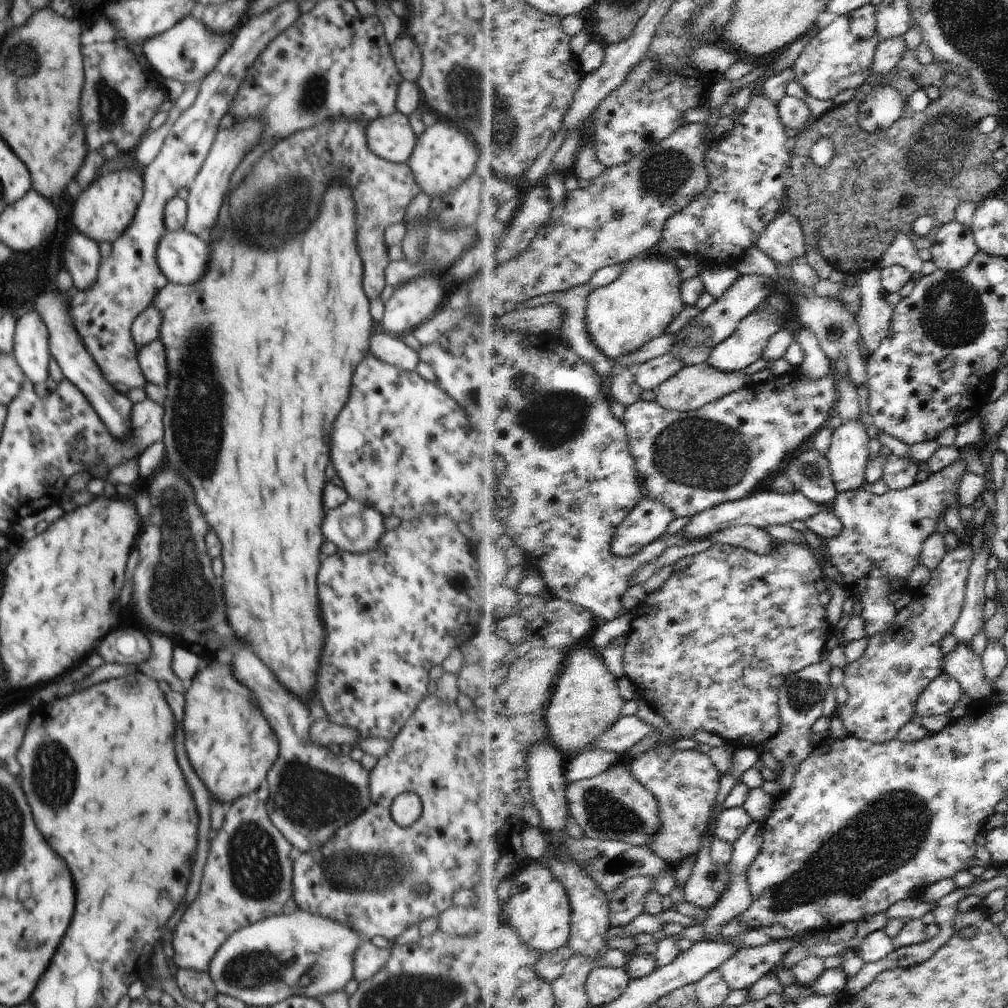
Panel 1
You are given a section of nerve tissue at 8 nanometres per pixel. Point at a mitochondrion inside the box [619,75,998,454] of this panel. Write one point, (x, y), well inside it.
(946, 139)

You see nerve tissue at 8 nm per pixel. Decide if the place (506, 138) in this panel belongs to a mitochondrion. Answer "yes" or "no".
yes

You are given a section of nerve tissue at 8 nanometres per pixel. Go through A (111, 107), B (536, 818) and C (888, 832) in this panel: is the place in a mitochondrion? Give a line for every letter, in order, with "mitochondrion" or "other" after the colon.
A: mitochondrion
B: other
C: mitochondrion

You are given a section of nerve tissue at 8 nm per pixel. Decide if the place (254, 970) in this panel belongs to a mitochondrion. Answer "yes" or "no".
yes

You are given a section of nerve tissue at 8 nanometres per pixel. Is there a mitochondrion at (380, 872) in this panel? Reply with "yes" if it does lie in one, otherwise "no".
yes

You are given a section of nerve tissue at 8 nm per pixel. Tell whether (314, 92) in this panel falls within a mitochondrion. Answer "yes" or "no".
yes

